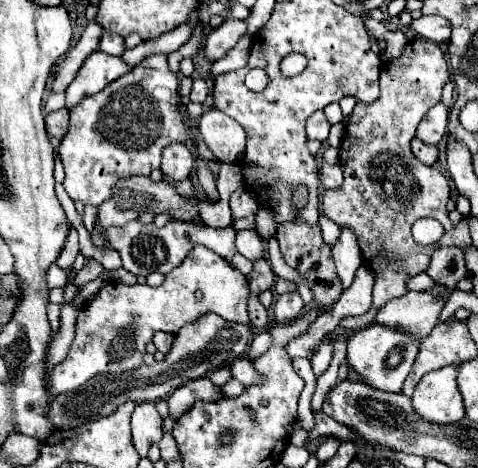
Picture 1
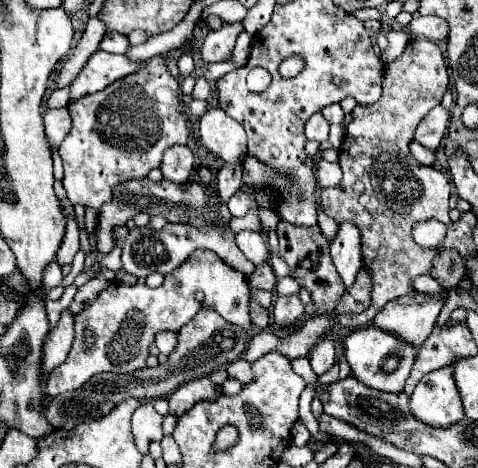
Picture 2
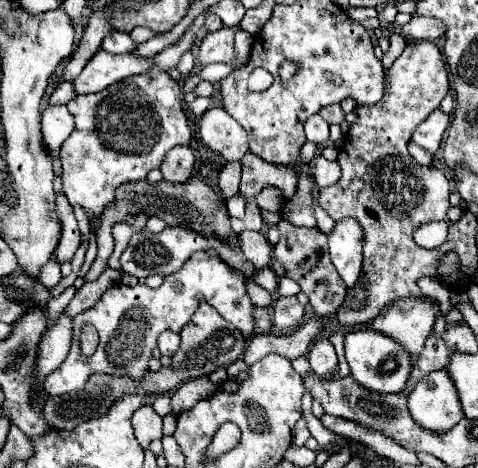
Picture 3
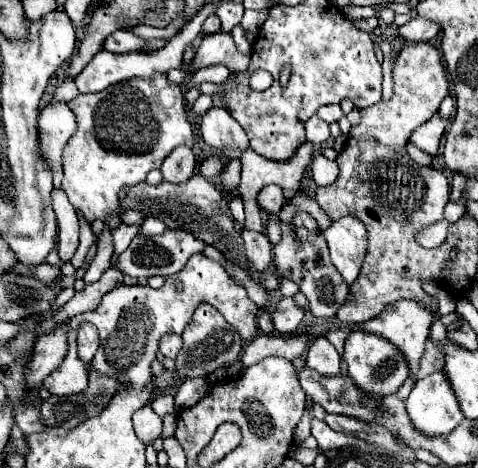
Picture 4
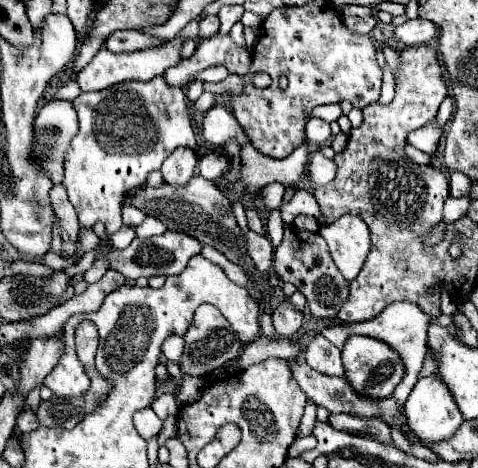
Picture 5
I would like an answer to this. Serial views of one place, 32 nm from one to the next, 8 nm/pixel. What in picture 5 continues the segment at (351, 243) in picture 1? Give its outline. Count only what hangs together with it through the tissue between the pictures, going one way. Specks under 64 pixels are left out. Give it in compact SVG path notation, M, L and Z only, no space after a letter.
M342 216L340 220L322 226L318 234L328 242L332 260L340 272L348 280L354 280L372 246L366 222L360 216Z

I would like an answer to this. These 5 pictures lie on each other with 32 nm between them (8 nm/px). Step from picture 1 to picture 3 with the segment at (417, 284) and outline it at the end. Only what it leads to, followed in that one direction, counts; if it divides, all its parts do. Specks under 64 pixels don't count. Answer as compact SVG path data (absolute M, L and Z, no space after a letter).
M420 278L420 290L424 292L424 296L438 300L438 304L442 306L442 310L448 314L454 306L450 302L450 292L446 290L446 286L442 286L438 280L432 278Z

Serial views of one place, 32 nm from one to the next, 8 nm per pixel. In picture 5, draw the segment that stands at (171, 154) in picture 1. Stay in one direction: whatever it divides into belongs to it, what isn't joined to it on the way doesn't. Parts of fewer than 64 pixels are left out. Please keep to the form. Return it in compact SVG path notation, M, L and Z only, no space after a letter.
M176 148L162 164L162 176L170 186L186 186L196 170L196 152L190 148Z

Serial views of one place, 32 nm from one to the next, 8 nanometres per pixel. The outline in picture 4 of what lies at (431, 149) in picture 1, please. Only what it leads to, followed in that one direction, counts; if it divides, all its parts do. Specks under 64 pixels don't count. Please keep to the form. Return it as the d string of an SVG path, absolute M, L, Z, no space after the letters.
M408 144L408 146L406 146L406 150L408 150L408 156L410 156L416 164L430 166L430 162L432 162L432 156L430 156L430 154L426 154L426 152L418 150L418 148L416 148L416 146L412 146L412 144Z

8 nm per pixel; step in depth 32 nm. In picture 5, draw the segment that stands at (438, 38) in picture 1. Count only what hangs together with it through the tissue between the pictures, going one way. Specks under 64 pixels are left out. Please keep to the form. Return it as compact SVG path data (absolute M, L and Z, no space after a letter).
M416 18L416 20L408 20L402 26L394 28L394 38L400 46L420 46L430 42L436 36L436 26L430 20L424 18Z

